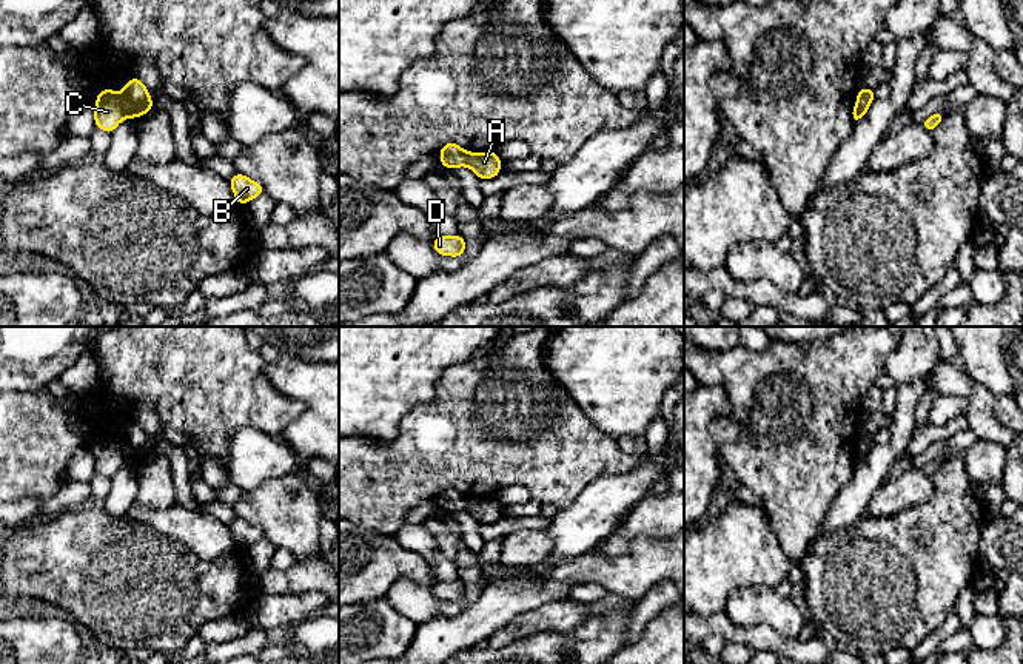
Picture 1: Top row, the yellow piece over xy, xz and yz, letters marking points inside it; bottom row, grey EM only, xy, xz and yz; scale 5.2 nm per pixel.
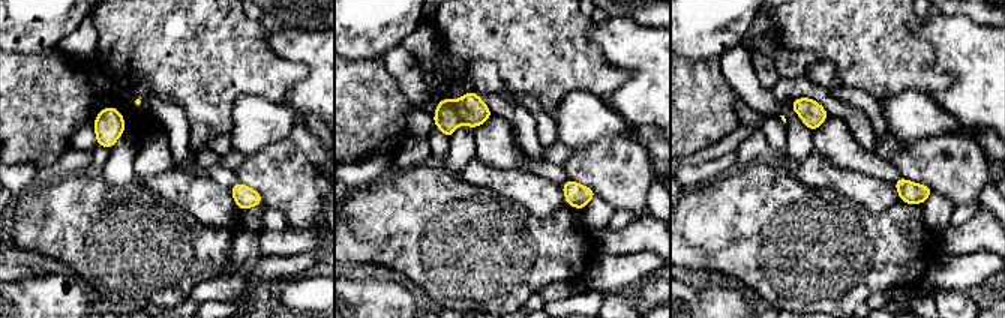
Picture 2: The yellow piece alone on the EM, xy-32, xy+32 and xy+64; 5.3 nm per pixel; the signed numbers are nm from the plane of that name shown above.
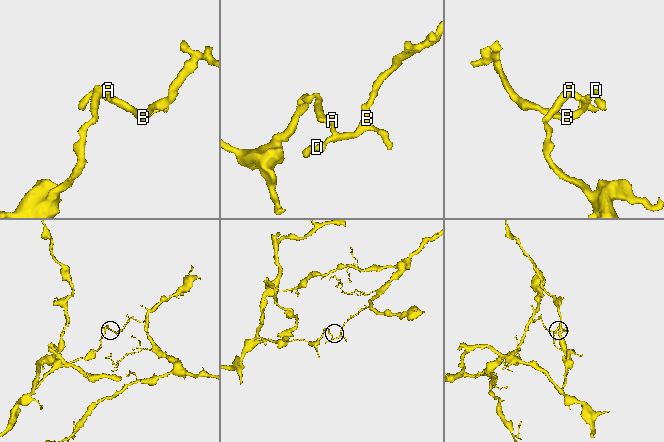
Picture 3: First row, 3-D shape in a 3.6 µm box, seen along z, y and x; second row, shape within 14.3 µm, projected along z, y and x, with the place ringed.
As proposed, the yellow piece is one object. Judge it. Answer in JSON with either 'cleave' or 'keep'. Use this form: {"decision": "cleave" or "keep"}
{"decision": "cleave"}

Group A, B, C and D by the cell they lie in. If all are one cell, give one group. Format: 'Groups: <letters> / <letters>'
Groups: A B D / C

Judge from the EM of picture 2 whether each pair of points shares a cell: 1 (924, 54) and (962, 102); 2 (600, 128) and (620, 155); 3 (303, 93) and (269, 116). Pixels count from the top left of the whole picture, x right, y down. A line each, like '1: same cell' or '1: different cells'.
1: different cells
2: different cells
3: different cells

